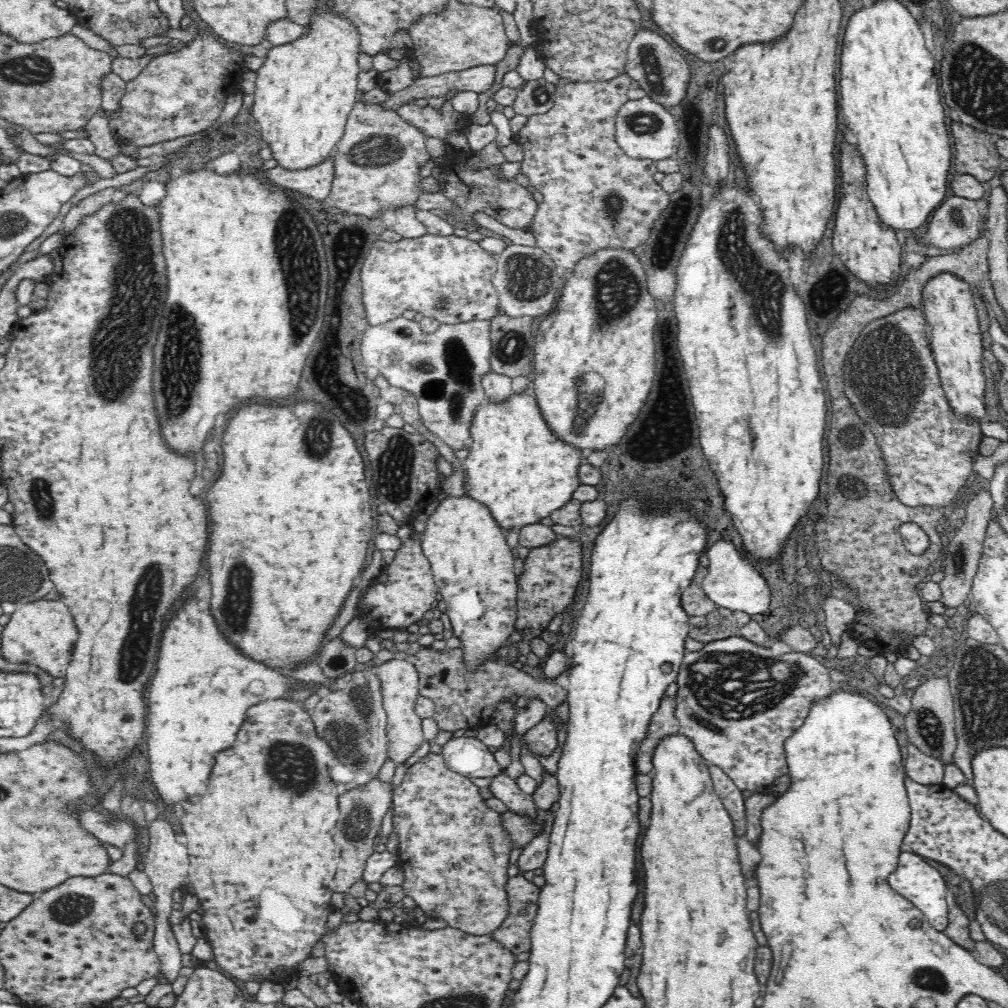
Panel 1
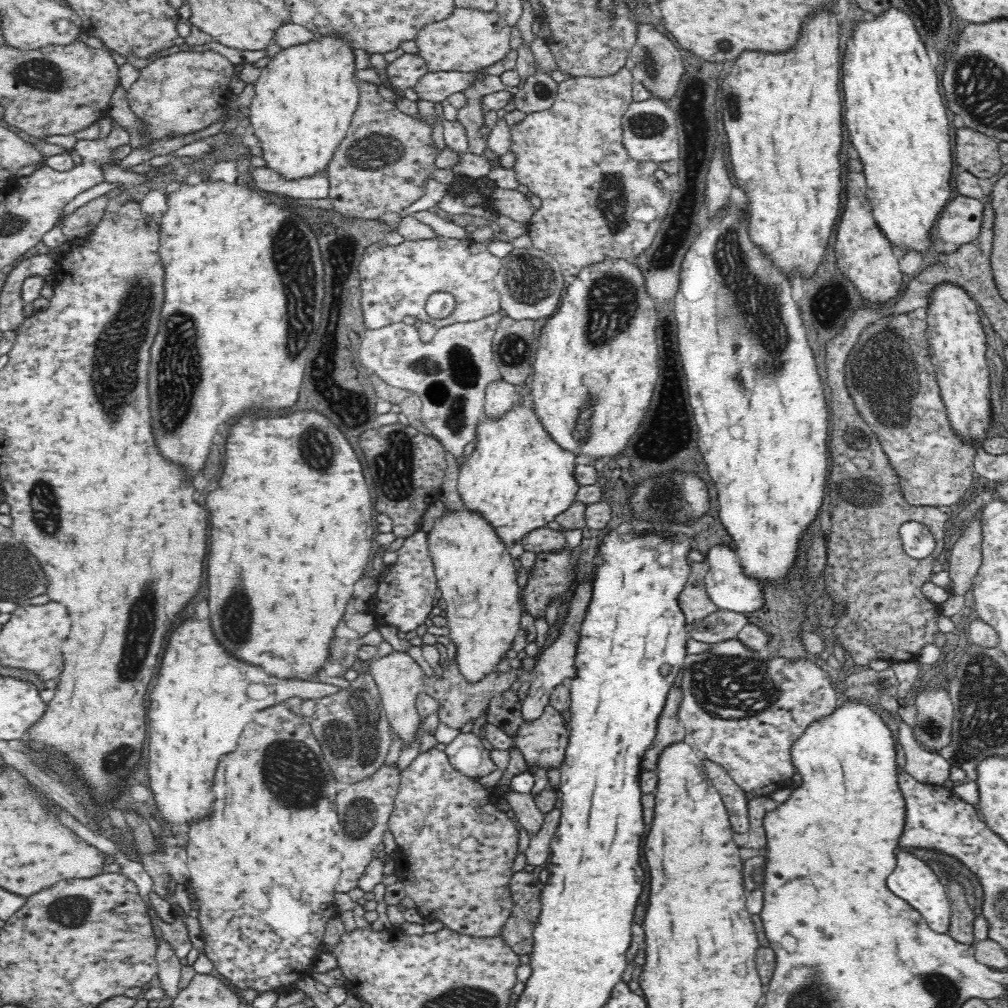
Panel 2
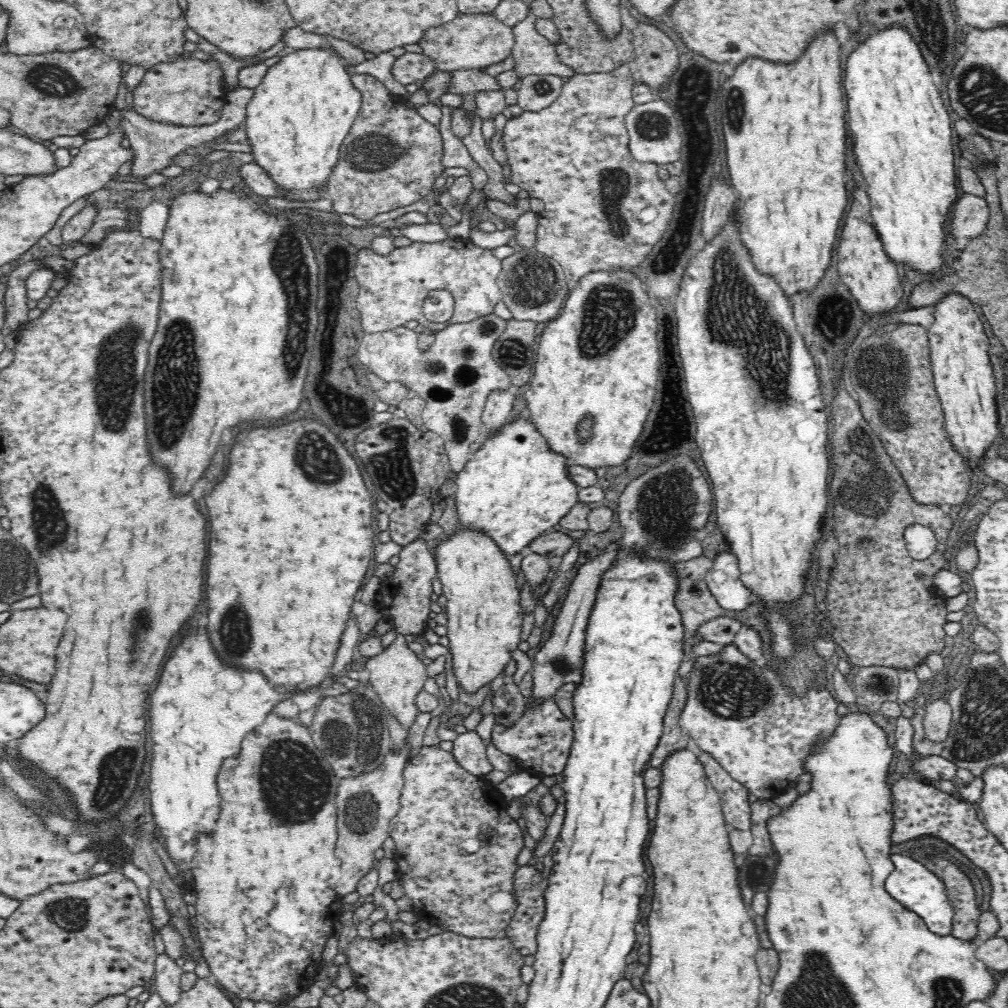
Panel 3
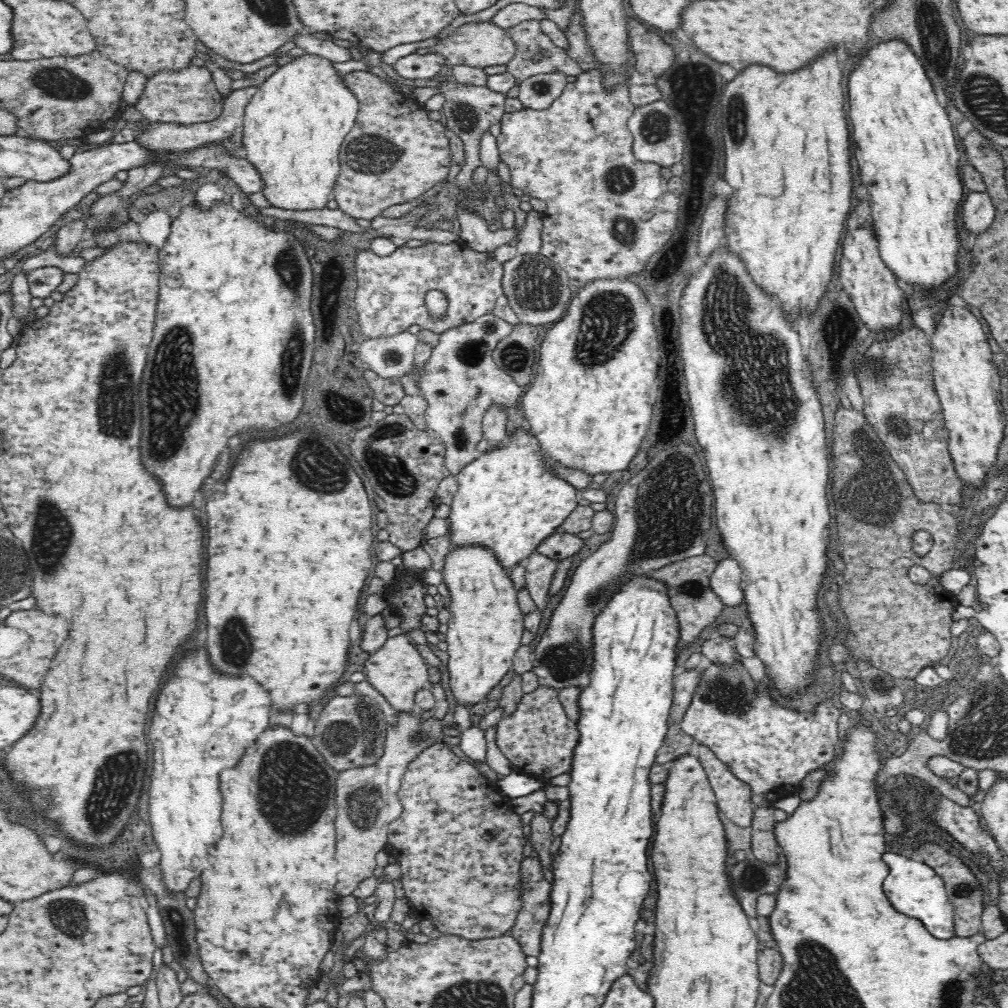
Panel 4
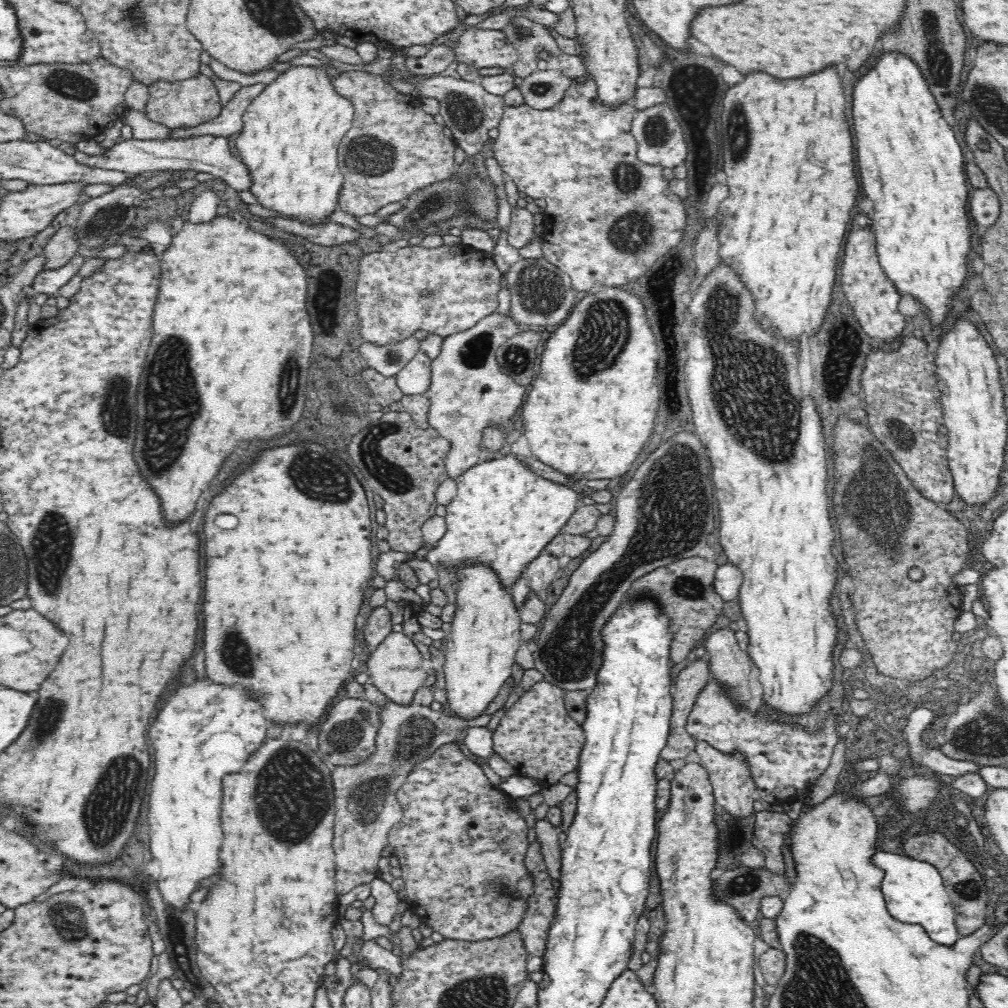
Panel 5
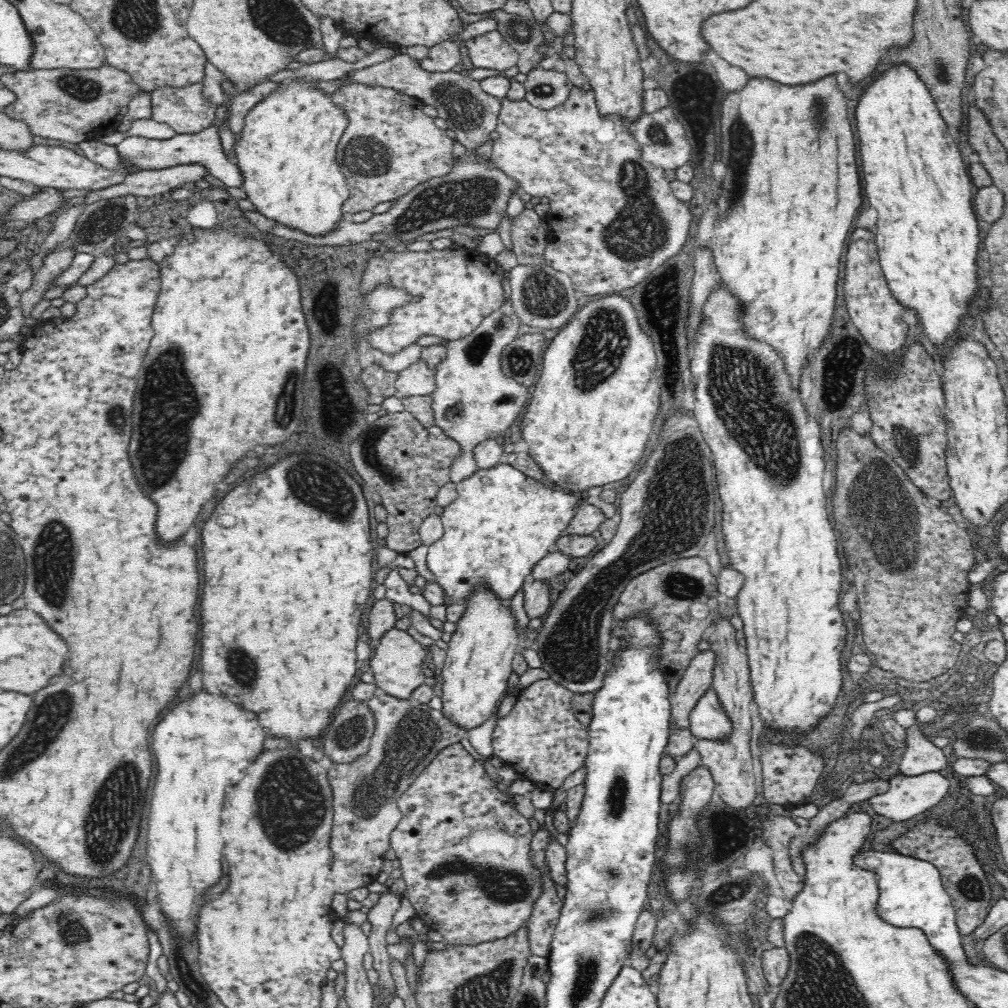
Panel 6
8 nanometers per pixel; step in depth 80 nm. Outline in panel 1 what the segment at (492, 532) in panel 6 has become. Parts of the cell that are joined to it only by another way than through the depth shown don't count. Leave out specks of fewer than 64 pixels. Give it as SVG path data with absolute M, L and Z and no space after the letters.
M512 393L506 401L486 398L470 422L468 455L461 461L468 476L468 494L485 504L504 531L539 523L561 508L581 485L578 468L582 448L558 438L547 425L534 394Z

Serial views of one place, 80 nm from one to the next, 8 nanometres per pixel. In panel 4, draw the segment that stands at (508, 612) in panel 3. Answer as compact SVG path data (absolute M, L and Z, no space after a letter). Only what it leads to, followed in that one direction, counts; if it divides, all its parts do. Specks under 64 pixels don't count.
M482 544L455 546L444 558L442 580L448 592L450 613L446 644L448 644L448 674L450 688L460 704L472 707L484 701L486 694L502 680L502 676L512 669L512 658L521 647L520 639L524 632L524 615L516 600L517 590L510 578L508 569L503 568L494 551Z

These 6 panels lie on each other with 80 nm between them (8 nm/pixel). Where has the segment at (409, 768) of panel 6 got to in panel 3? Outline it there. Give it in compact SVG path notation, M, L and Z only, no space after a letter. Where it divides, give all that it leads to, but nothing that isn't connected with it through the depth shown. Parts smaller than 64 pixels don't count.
M407 748L400 754L389 753L376 770L355 778L342 779L338 786L335 799L338 806L335 856L342 863L342 876L335 890L341 897L357 890L358 881L373 868L374 853L389 836L390 820L396 816L398 809L401 809L399 799L404 787L403 773L407 766L407 758Z

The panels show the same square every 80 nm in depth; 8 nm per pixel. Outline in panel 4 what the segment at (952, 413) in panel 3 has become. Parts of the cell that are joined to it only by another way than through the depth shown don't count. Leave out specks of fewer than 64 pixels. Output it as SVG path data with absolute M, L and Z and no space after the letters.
M948 301L942 318L934 326L929 336L931 342L931 357L933 368L933 384L939 396L943 410L943 428L947 433L948 448L959 477L966 486L980 488L986 484L986 472L997 461L997 452L1002 438L1004 438L1004 414L1000 406L1000 377L999 367L992 361L992 350L986 333L982 329L982 322L974 316L970 308L951 305Z

